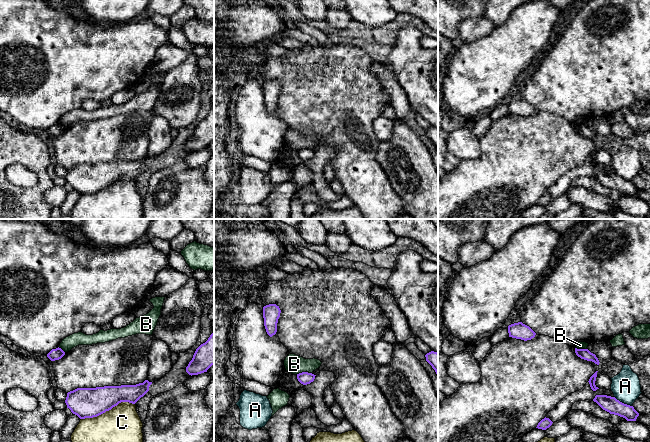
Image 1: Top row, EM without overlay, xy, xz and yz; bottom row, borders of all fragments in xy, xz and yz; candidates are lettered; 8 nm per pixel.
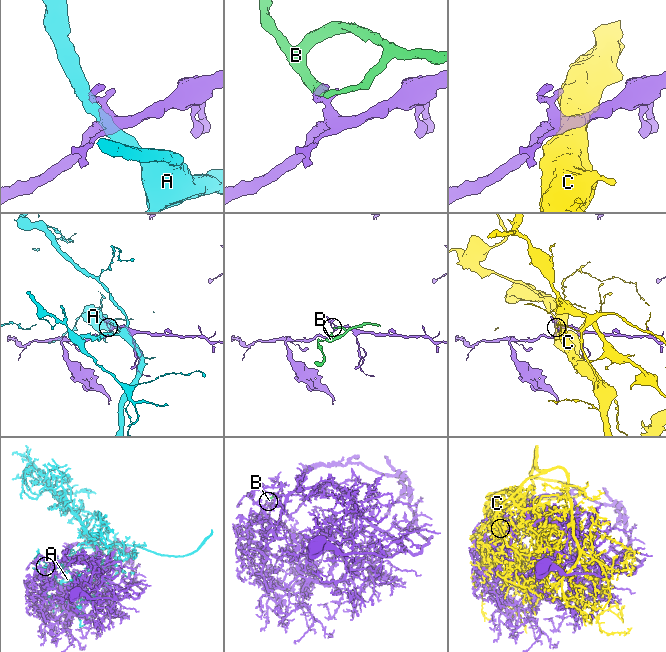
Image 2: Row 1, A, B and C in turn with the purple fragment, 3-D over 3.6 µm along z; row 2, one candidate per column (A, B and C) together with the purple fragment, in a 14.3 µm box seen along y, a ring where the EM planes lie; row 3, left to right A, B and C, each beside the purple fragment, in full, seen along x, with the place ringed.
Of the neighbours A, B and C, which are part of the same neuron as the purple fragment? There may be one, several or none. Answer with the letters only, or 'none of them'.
none of them

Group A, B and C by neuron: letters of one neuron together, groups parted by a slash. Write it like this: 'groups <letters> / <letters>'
groups A / B / C

